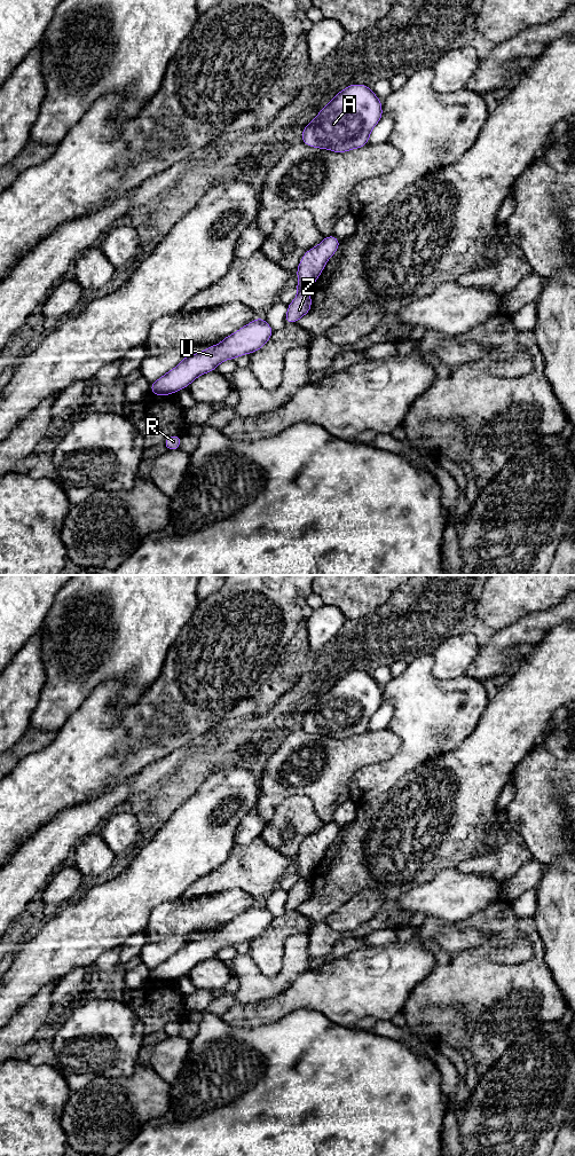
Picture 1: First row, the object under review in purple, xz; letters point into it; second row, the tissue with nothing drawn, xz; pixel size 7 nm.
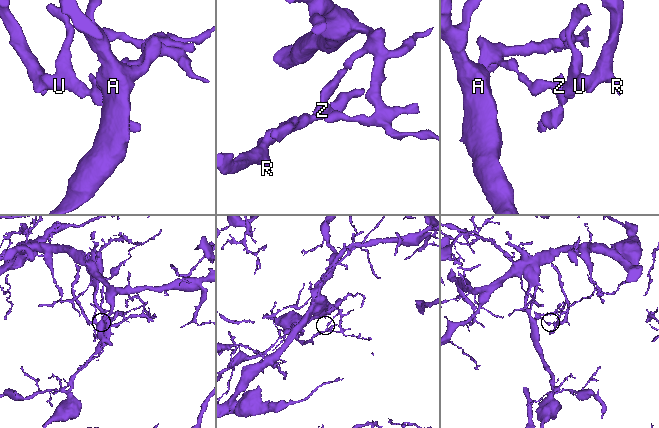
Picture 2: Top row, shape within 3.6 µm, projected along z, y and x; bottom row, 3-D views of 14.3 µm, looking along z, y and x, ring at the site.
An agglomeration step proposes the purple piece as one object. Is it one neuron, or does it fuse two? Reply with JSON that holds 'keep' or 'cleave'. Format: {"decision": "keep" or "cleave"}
{"decision": "cleave"}

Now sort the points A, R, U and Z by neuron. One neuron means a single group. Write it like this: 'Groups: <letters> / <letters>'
Groups: A / R U Z

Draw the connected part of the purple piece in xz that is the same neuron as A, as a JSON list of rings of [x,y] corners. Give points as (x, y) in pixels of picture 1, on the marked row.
[[[353,84],[336,94],[317,116],[305,126],[301,133],[301,142],[308,147],[328,149],[337,154],[360,149],[368,143],[372,128],[381,118],[381,100],[370,87]]]

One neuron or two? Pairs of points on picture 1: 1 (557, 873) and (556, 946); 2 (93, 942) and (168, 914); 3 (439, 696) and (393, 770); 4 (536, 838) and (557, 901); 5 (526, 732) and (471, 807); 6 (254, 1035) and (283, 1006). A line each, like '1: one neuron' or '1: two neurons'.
1: one neuron
2: two neurons
3: one neuron
4: two neurons
5: one neuron
6: two neurons

